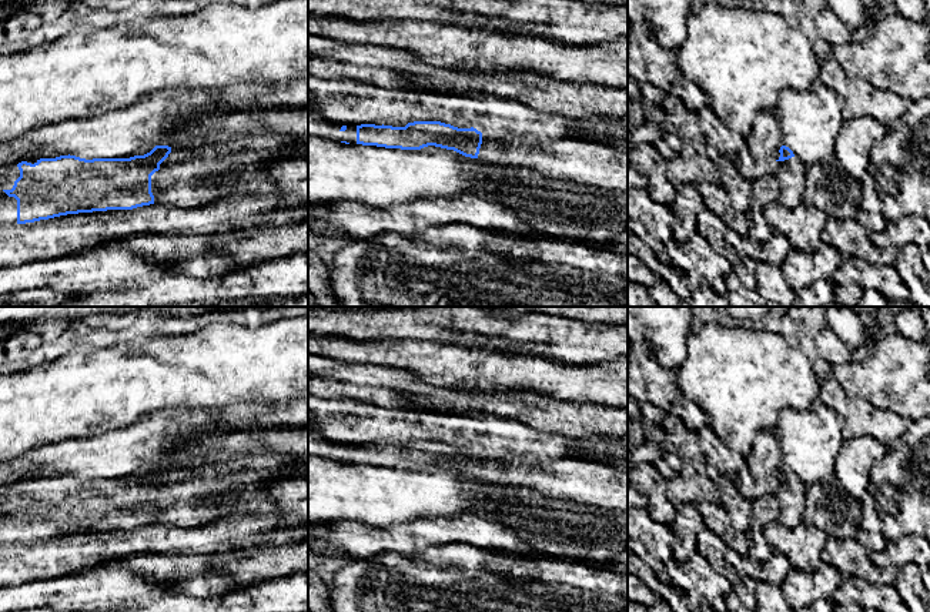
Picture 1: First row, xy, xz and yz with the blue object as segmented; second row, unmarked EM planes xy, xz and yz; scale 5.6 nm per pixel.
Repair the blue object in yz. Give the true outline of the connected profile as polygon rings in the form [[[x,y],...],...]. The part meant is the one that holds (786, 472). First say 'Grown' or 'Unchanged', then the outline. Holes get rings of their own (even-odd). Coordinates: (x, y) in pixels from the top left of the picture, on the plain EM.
Grown. [[[782,465],[779,472],[780,476],[772,482],[772,494],[780,506],[777,521],[794,529],[803,524],[806,485],[786,465]]]

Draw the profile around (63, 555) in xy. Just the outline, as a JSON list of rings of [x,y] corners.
[[[280,512],[230,514],[198,526],[154,522],[133,529],[67,534],[0,545],[0,586],[87,572],[133,555],[204,555],[217,563],[228,555],[305,539],[308,521],[290,526]]]

